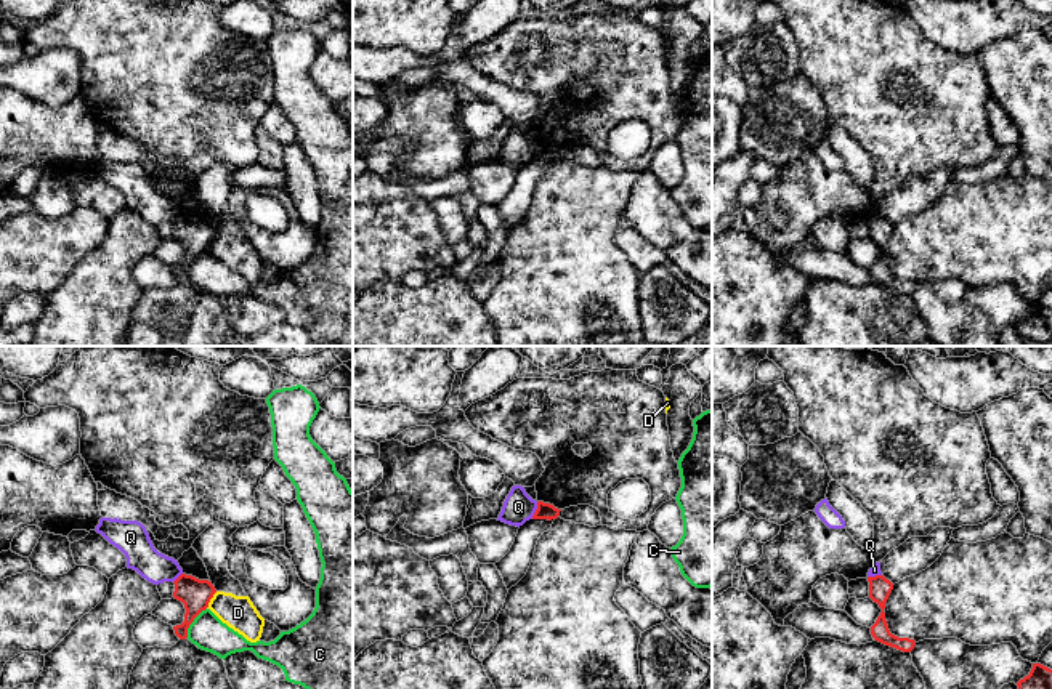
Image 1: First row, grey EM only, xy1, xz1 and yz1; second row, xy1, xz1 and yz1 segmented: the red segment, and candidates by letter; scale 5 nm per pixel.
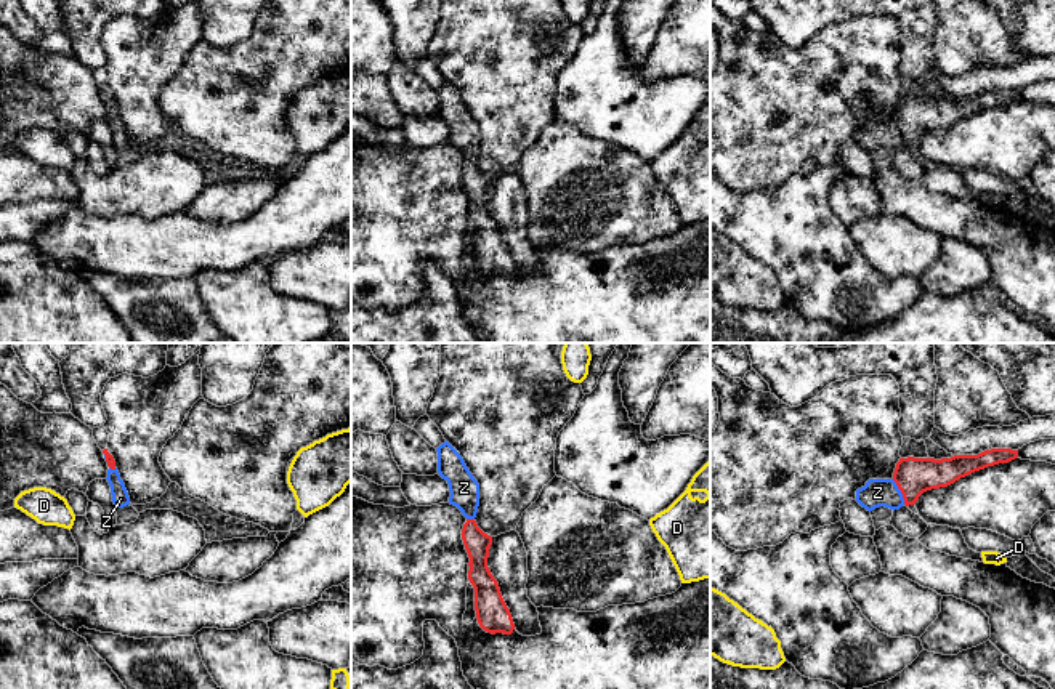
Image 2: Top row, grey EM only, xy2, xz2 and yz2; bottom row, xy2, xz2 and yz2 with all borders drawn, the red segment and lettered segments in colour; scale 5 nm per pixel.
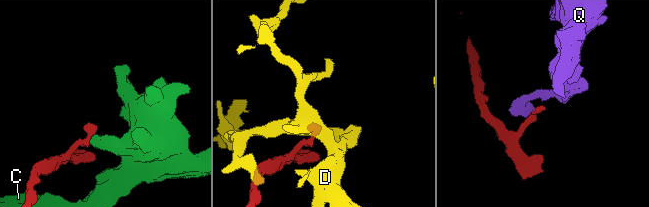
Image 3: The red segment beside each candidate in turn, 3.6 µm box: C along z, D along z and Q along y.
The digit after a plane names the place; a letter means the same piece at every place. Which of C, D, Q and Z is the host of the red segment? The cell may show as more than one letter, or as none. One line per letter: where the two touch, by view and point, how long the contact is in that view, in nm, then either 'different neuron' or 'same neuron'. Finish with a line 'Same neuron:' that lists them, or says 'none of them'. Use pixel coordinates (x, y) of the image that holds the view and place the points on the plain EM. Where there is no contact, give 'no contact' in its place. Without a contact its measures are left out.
C: xy1 (193, 261) | 180 nm | different neuron
D: xy1 (210, 239) | 110 nm | different neuron
Q: xz1 (536, 151) | 90 nm | different neuron
Z: yz2 (901, 133) | 140 nm | same neuron
Same neuron: Z

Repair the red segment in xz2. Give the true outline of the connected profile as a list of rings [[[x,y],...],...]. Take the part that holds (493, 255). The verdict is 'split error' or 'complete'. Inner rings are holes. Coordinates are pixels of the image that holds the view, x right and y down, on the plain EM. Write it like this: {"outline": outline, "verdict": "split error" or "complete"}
{"outline": [[[446,82],[438,90],[438,114],[449,125],[449,144],[467,159],[462,181],[470,199],[468,221],[475,229],[475,252],[479,268],[487,274],[511,276],[515,264],[499,224],[487,208],[492,178],[484,175],[475,159],[479,147],[479,125],[460,95]]], "verdict": "split error"}

